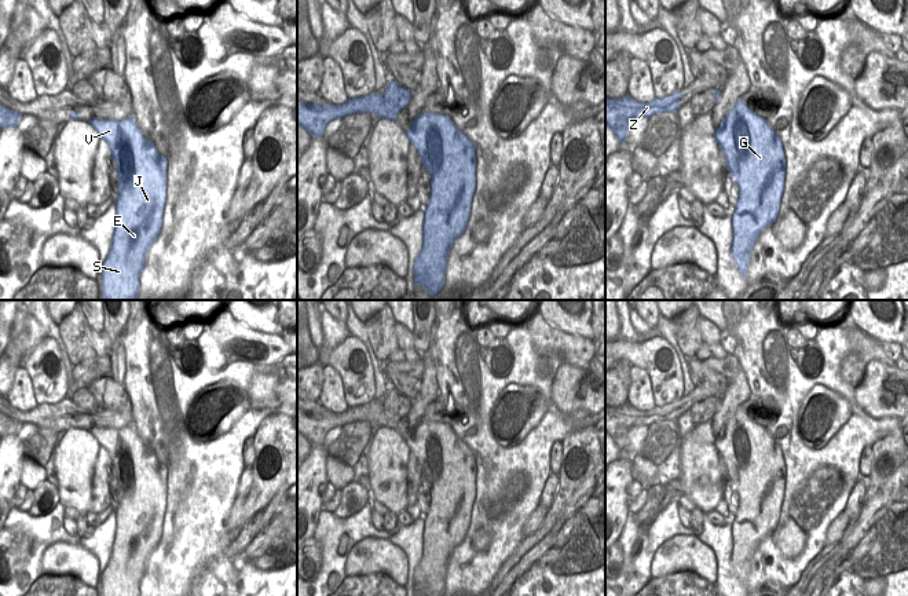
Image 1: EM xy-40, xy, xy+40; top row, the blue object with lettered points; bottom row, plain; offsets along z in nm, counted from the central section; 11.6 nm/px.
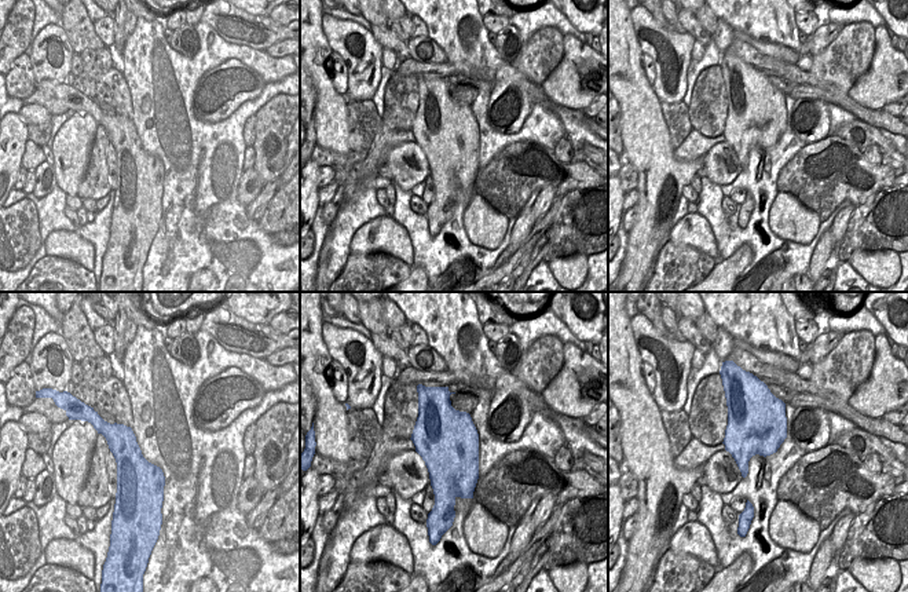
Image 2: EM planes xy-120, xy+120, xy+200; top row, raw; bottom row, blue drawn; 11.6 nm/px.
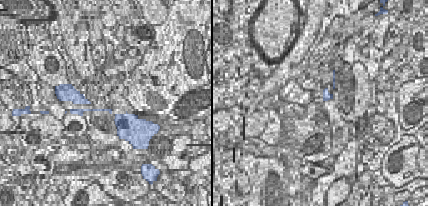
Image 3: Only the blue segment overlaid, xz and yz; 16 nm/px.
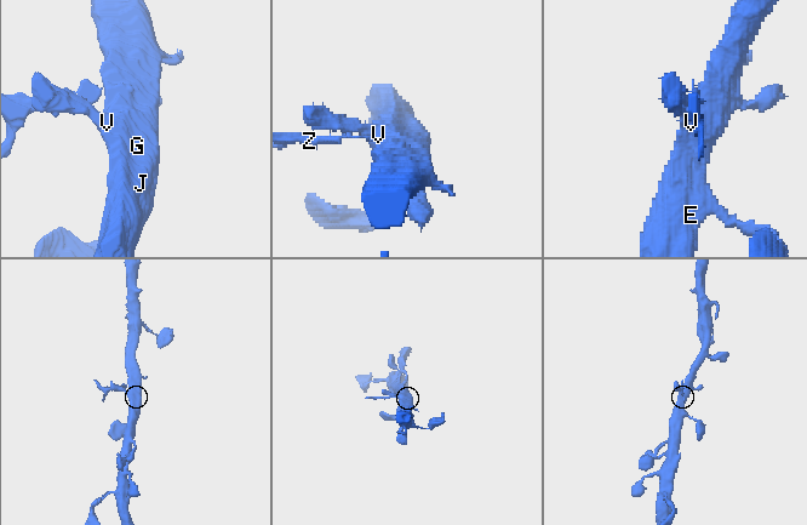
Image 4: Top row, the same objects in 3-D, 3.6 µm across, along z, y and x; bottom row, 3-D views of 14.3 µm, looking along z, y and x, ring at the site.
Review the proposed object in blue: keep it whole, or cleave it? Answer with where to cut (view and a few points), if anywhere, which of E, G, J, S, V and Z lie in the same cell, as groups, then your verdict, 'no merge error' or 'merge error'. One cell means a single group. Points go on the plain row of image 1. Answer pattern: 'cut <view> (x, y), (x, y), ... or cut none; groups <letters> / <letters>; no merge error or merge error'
cut none; groups E G J S V Z; no merge error

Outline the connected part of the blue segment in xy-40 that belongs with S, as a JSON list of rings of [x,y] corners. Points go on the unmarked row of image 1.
[[[133,424],[118,429],[94,425],[87,431],[109,453],[118,489],[116,535],[102,574],[102,596],[139,596],[147,559],[162,535],[168,471],[143,445]]]

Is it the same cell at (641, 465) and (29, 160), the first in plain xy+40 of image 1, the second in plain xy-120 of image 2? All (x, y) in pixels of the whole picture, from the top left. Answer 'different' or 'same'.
same

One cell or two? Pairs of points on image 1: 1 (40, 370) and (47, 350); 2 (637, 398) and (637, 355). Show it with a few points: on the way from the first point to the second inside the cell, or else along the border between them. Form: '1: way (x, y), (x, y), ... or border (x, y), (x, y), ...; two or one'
1: way (41, 365), (44, 355); one
2: border (632, 365), (640, 366), (647, 373), (652, 397); two

